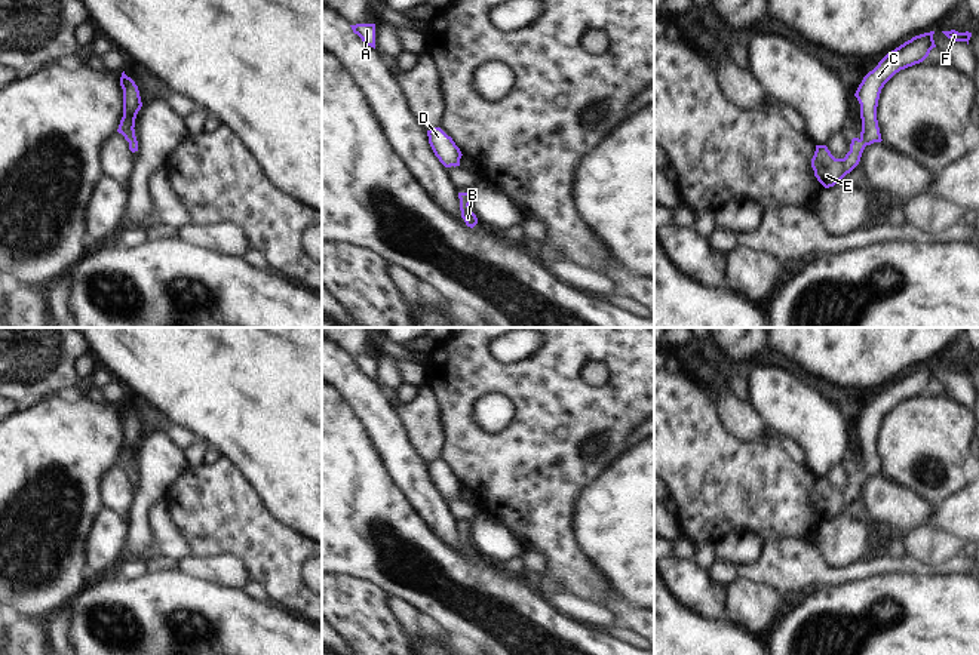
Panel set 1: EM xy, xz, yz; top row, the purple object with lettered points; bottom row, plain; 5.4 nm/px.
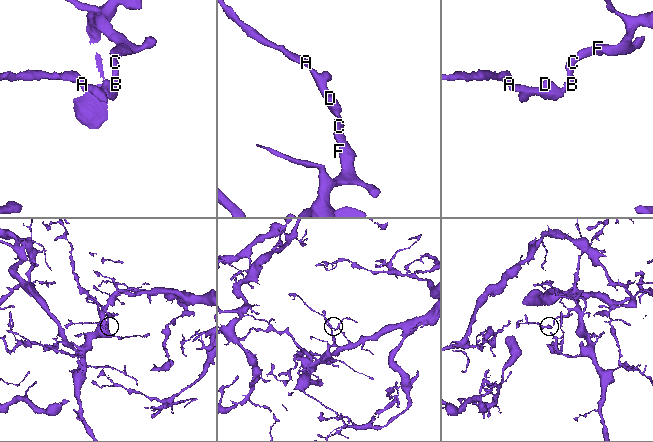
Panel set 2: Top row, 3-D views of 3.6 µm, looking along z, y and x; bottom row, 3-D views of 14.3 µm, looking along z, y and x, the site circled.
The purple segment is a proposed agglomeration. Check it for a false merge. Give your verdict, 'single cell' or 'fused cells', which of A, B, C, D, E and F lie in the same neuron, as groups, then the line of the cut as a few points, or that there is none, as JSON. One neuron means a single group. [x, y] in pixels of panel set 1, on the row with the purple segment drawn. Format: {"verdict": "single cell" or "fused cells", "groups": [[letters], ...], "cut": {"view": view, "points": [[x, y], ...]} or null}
{"verdict": "single cell", "groups": [["A", "B", "C", "D", "E", "F"]], "cut": null}

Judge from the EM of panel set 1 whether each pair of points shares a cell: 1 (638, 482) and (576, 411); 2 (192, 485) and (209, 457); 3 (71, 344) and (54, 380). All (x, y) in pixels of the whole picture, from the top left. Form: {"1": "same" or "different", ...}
{"1": "different", "2": "different", "3": "same"}

